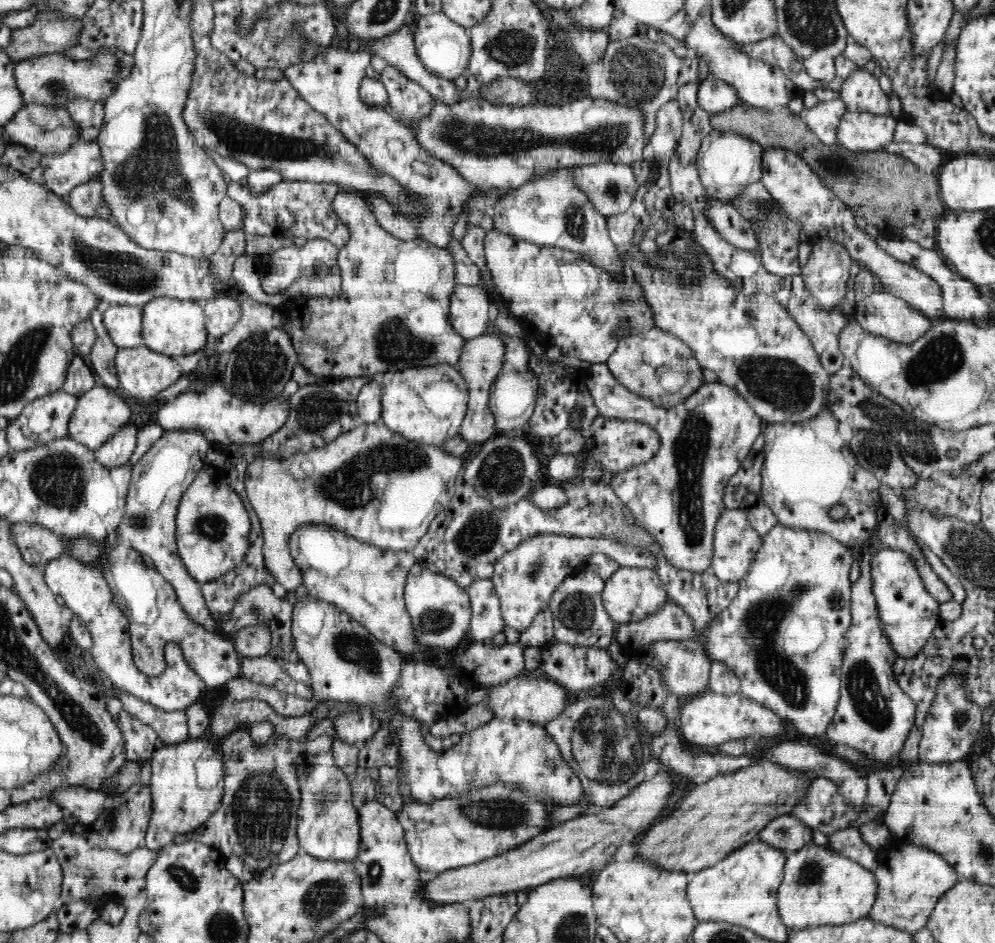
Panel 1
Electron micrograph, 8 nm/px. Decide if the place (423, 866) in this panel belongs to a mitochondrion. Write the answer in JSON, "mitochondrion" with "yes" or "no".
{"mitochondrion":"no"}

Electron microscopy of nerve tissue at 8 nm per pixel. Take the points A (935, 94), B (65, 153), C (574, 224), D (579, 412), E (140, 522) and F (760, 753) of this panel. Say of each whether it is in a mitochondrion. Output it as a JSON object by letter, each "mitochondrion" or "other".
{"A":"other","B":"other","C":"mitochondrion","D":"other","E":"mitochondrion","F":"other"}

